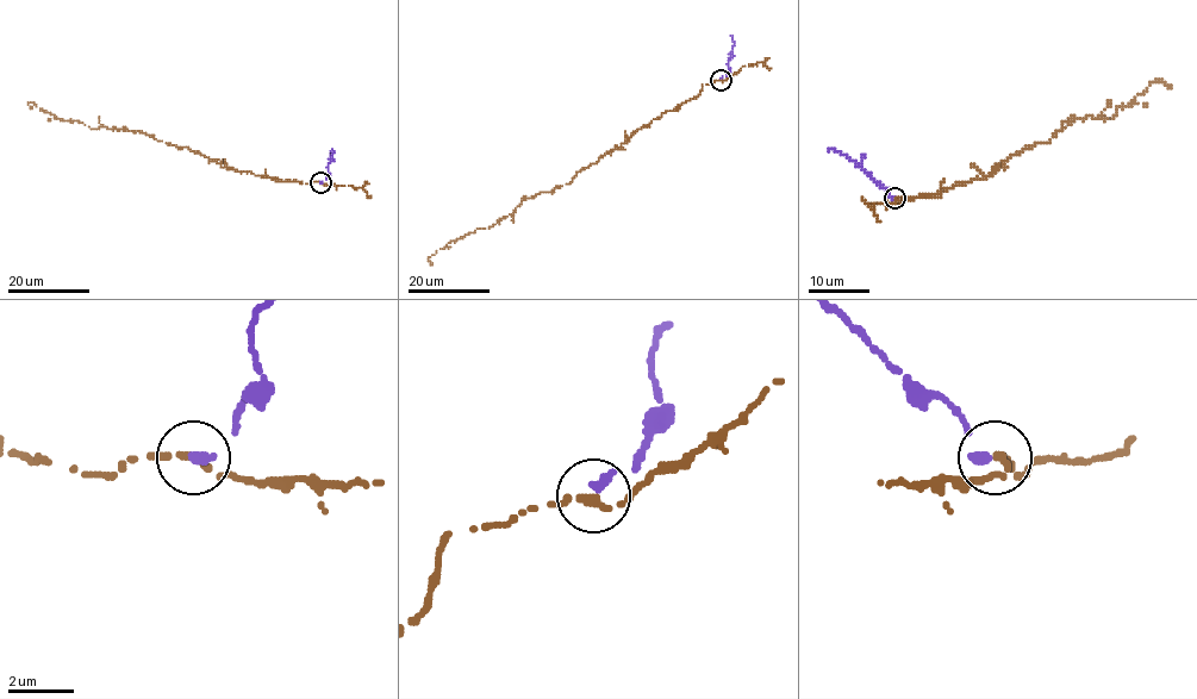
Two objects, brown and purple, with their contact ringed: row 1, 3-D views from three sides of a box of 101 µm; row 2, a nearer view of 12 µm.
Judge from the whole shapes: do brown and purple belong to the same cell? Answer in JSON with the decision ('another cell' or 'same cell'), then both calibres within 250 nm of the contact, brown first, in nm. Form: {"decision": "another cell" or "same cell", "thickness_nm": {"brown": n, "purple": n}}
{"decision": "another cell", "thickness_nm": {"brown": 220, "purple": 300}}

